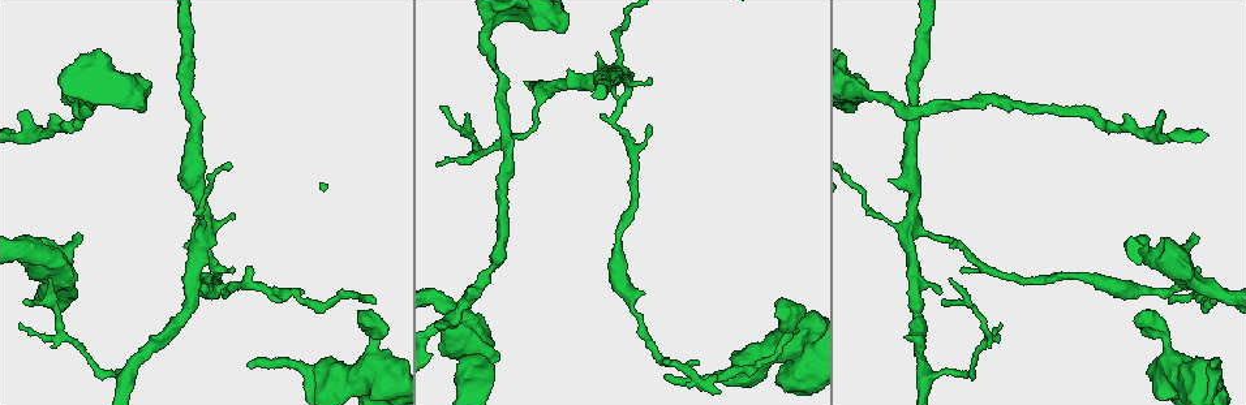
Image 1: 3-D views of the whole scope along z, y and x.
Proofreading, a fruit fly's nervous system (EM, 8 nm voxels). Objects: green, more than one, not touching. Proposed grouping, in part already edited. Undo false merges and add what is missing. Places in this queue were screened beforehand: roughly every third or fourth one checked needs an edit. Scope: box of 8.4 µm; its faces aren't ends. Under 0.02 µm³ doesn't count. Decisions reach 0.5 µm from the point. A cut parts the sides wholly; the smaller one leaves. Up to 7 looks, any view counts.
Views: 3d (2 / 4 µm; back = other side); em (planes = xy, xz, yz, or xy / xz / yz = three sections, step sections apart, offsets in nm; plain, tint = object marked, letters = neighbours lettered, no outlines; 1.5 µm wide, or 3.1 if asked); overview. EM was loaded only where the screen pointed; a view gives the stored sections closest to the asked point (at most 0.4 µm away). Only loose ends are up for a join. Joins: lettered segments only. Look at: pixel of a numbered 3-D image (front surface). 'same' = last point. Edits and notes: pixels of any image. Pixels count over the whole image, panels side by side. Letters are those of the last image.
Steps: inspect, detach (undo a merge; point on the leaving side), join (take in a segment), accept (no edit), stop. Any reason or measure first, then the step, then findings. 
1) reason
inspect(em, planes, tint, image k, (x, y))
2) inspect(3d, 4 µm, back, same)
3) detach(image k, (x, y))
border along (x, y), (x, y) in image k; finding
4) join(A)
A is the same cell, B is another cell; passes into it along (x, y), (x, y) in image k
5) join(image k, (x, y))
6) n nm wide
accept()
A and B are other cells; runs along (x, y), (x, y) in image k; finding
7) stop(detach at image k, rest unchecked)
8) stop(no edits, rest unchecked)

tapers out
inspect(3d, 4 µm, back, image 1, (498, 355))

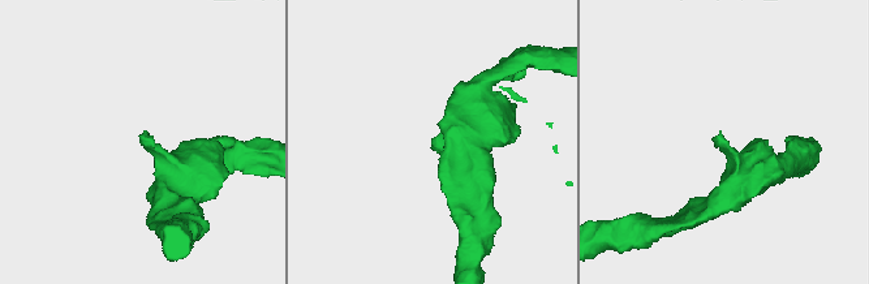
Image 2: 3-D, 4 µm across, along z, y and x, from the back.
inspect(em, planes, letters, image 2, (146, 131))

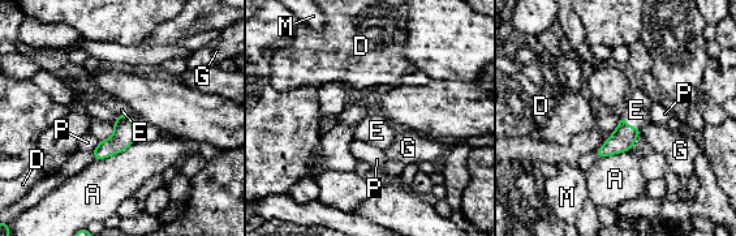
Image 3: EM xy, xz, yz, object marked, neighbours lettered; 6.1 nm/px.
join(E)
E is the same cell, A, D, G, M and P are other cells; passes into it along (622, 140), (628, 125), (636, 110) in image 3; the neuron continues

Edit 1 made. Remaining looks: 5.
inspect(overview)

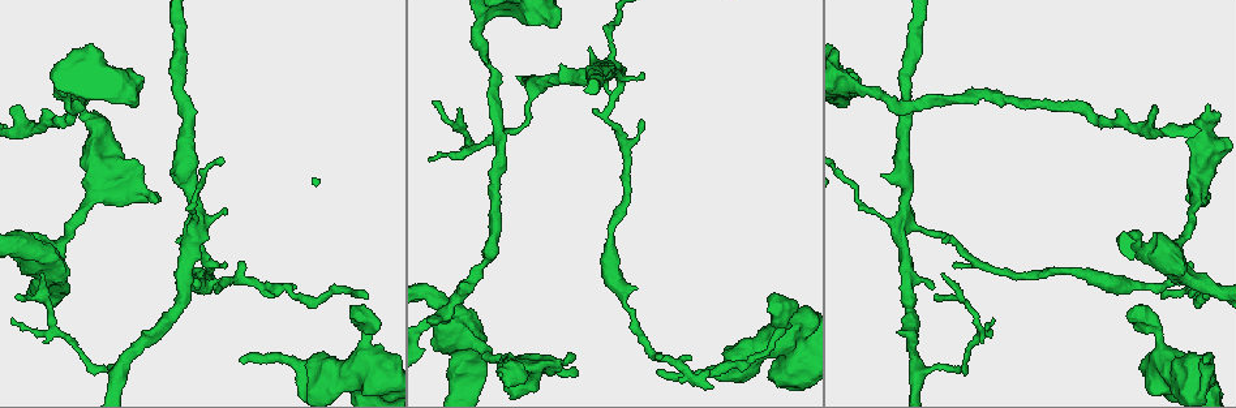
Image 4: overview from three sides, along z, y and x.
free end
inspect(3d, 2 µm, back, image 4, (433, 319))

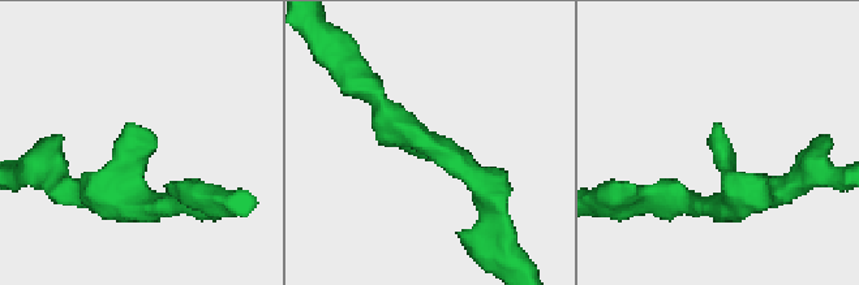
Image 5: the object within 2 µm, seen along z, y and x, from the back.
inspect(em, planes, letters, image 5, (140, 126))

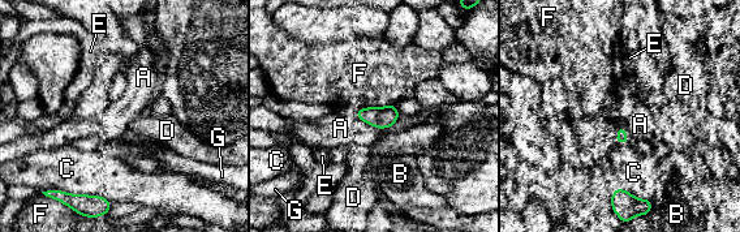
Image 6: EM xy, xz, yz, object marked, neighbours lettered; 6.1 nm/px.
accept()
A, B, C, D, E, F and G are other cells; border along (395, 104), (362, 107), (355, 112) in image 6; none of them fits

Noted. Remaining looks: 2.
branch stops here
inspect(em, planes, letters, image 4, (154, 198))

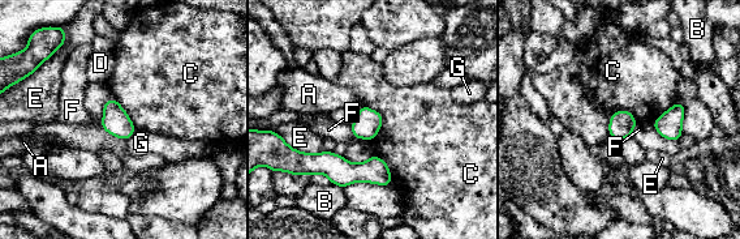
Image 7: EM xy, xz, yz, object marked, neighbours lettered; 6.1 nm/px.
E touches over 260 nm
accept()
A, B, C, D, E, F and G are other cells; none of them fits

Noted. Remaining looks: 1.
stop(join at image 3, rest unchecked)

